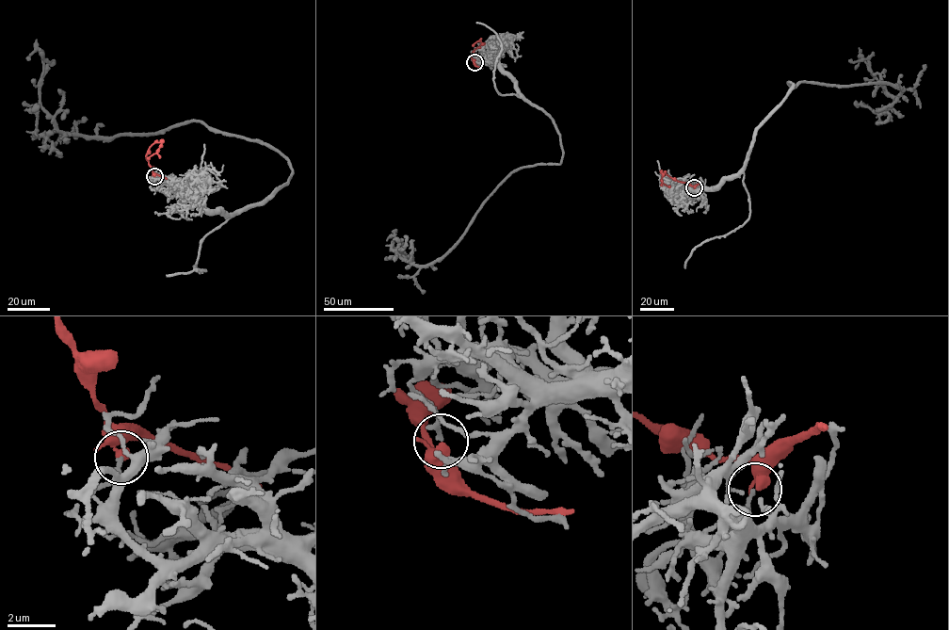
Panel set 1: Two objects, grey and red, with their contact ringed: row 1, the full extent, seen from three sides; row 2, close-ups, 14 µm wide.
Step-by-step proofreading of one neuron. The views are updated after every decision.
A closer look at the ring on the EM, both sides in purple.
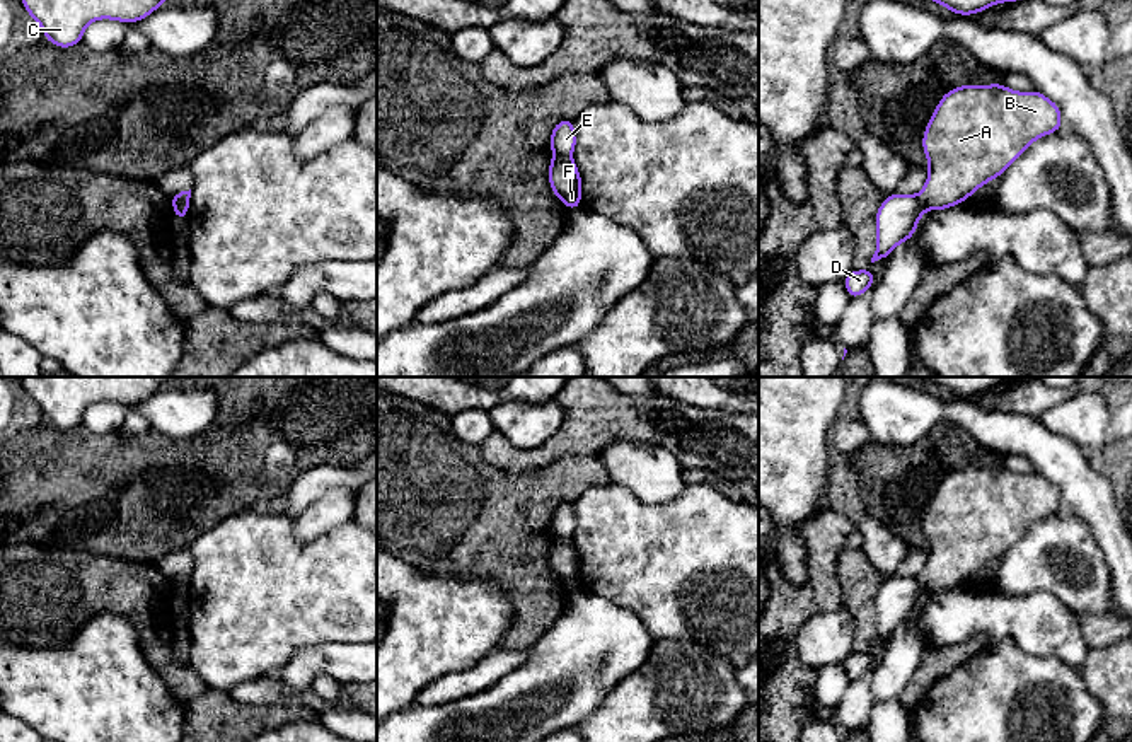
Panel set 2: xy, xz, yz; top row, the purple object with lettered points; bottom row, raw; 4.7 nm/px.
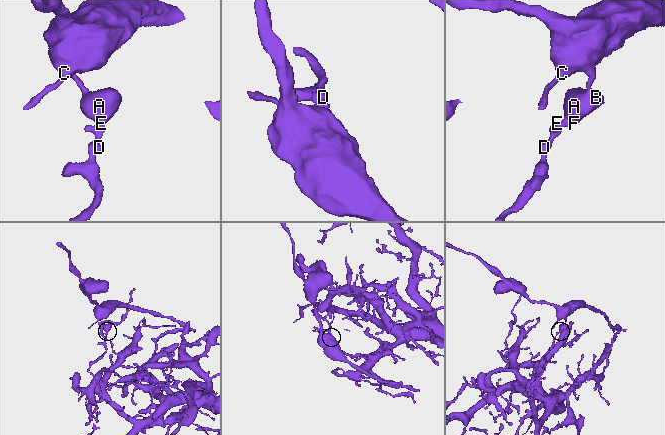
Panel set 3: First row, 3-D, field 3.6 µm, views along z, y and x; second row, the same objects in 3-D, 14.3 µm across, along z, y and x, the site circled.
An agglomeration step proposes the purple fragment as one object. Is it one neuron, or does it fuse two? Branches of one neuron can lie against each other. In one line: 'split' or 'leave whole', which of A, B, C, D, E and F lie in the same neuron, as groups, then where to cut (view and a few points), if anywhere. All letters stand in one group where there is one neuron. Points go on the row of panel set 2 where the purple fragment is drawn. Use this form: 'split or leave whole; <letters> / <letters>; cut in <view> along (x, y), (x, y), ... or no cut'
split; A B C F / D E; cut in xy along (188, 198), (173, 203)

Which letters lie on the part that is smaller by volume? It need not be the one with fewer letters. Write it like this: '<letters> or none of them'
A, B, C, F

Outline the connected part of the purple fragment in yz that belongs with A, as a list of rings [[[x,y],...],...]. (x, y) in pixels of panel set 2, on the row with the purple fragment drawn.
[[[1002,84],[960,85],[936,106],[922,136],[929,160],[927,181],[917,194],[924,212],[965,203],[985,183],[999,177],[1038,138],[1062,130],[1060,107],[1038,90],[1016,92]]]

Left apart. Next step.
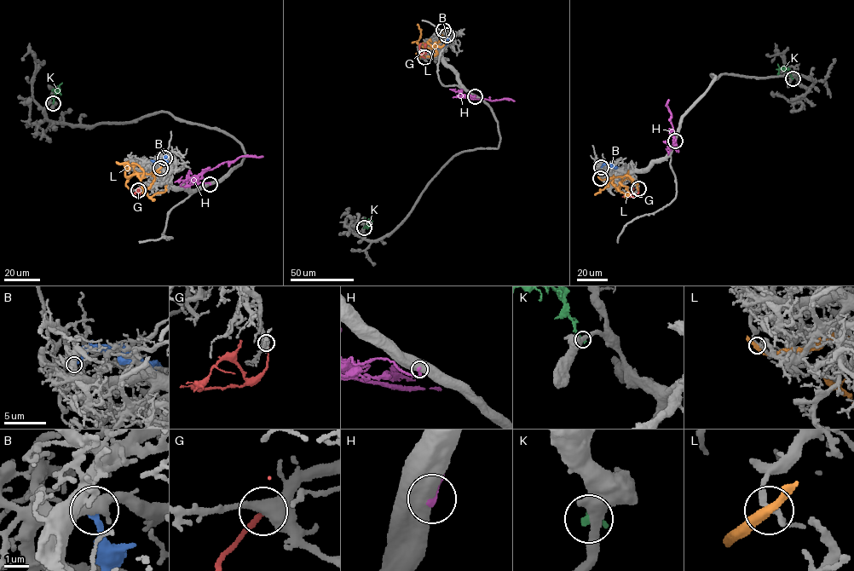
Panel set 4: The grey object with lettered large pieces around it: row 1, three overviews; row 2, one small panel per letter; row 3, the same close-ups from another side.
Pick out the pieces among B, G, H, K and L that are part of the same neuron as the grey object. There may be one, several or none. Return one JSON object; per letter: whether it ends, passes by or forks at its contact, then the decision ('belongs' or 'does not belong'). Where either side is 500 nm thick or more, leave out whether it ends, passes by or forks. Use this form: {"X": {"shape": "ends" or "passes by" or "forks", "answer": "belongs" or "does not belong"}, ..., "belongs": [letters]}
{"B": {"shape": "ends", "answer": "does not belong"}, "G": {"answer": "does not belong"}, "H": {"answer": "does not belong"}, "K": {"shape": "ends", "answer": "does not belong"}, "L": {"shape": "passes by", "answer": "does not belong"}, "belongs": []}

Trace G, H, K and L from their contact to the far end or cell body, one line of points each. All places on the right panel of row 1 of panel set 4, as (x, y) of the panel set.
G: (637, 188), (637, 194), (630, 192), (623, 196)
H: (675, 141), (673, 146), (671, 113), (666, 104), (668, 99)
K: (792, 78), (785, 68), (780, 68), (777, 74)
L: (599, 178), (619, 176), (621, 183), (618, 190), (610, 182), (594, 194)

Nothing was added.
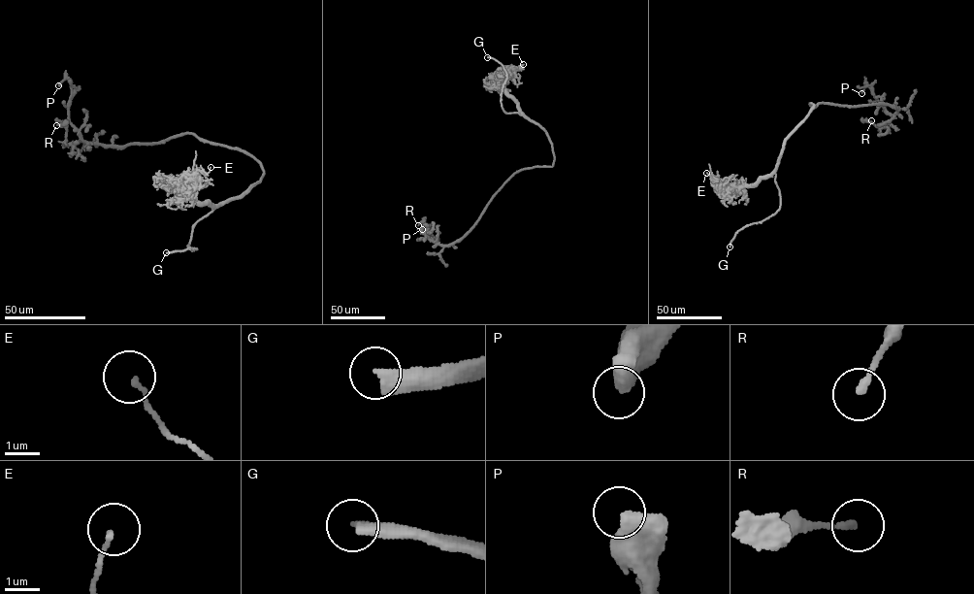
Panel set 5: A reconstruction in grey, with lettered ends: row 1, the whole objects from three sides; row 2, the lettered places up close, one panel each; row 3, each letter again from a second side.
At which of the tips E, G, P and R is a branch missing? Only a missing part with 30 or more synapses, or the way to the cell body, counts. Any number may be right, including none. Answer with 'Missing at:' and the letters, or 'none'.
Missing at: G

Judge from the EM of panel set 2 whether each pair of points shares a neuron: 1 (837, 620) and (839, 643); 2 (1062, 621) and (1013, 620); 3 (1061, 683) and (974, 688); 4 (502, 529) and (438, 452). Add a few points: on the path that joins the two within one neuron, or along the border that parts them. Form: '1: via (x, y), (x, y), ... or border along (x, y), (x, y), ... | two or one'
1: via (837, 625), (837, 638) | one
2: via (1051, 621), (1025, 620) | one
3: via (1039, 688), (996, 688) | one
4: via (483, 510), (444, 471) | one

